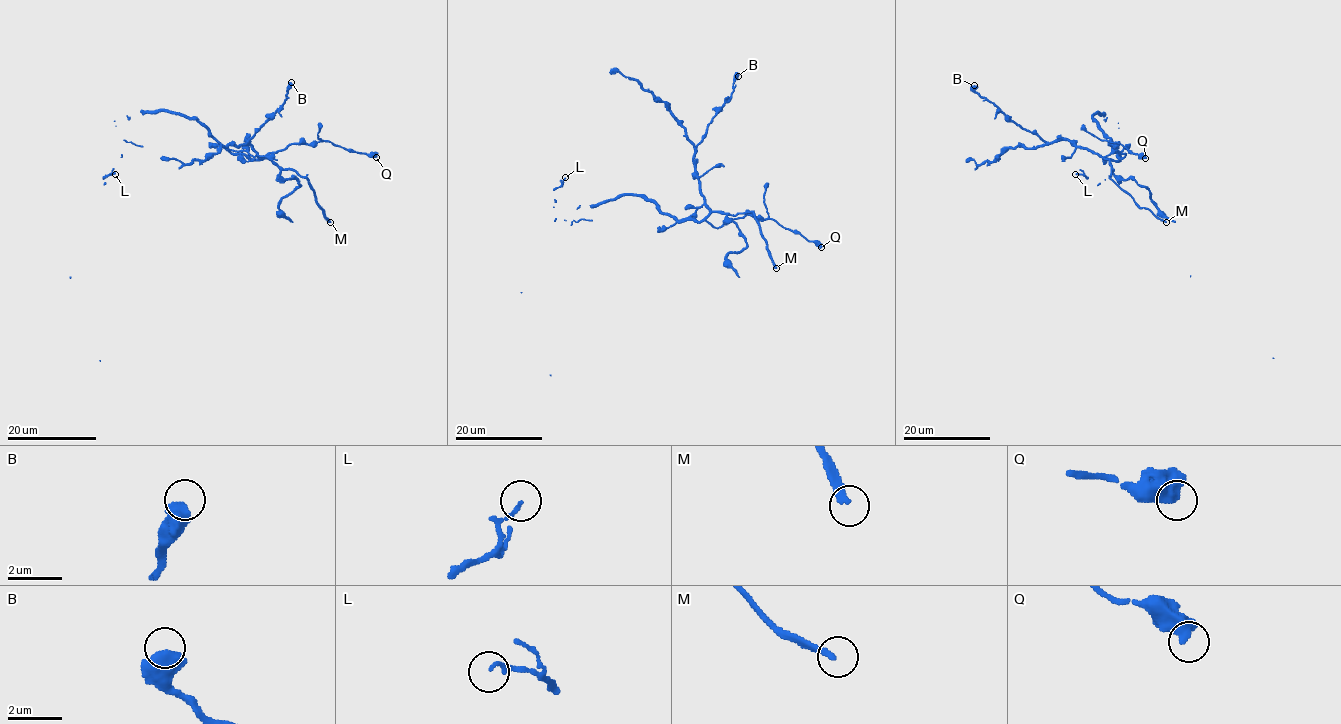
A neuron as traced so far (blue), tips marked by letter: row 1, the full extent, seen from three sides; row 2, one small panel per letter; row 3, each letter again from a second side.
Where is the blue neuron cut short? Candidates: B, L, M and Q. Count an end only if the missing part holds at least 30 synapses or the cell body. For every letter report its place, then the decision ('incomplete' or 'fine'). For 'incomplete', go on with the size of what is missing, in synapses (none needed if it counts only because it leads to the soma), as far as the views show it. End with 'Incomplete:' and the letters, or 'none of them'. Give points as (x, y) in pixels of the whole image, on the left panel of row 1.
B: place (291, 82); fine
L: place (115, 174); fine
M: place (330, 222); incomplete; 50 synapses
Q: place (376, 157); fine
Incomplete: M

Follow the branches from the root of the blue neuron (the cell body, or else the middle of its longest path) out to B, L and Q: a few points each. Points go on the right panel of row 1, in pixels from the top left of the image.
B: (1102, 114), (1095, 113), (1093, 120), (1118, 150), (1104, 157), (1067, 139), (1045, 143), (981, 97), (974, 85)
L: (1102, 114), (1120, 144), (1121, 158), (1105, 180), (1097, 184), (1082, 174), (1075, 174)
Q: (1102, 114), (1095, 113), (1093, 120), (1118, 150), (1118, 160), (1126, 154), (1116, 150), (1117, 143), (1145, 158)

